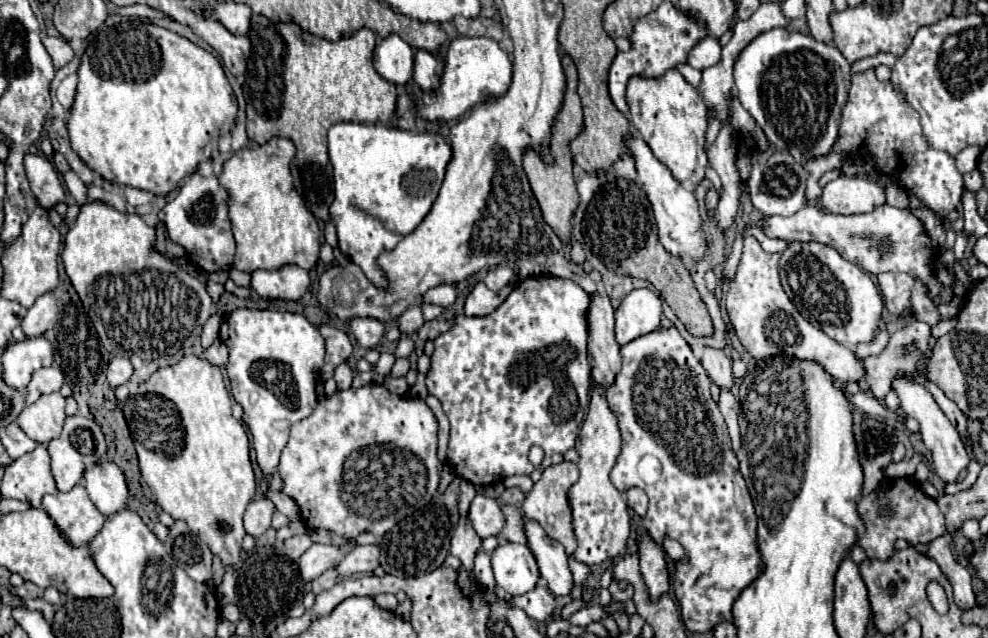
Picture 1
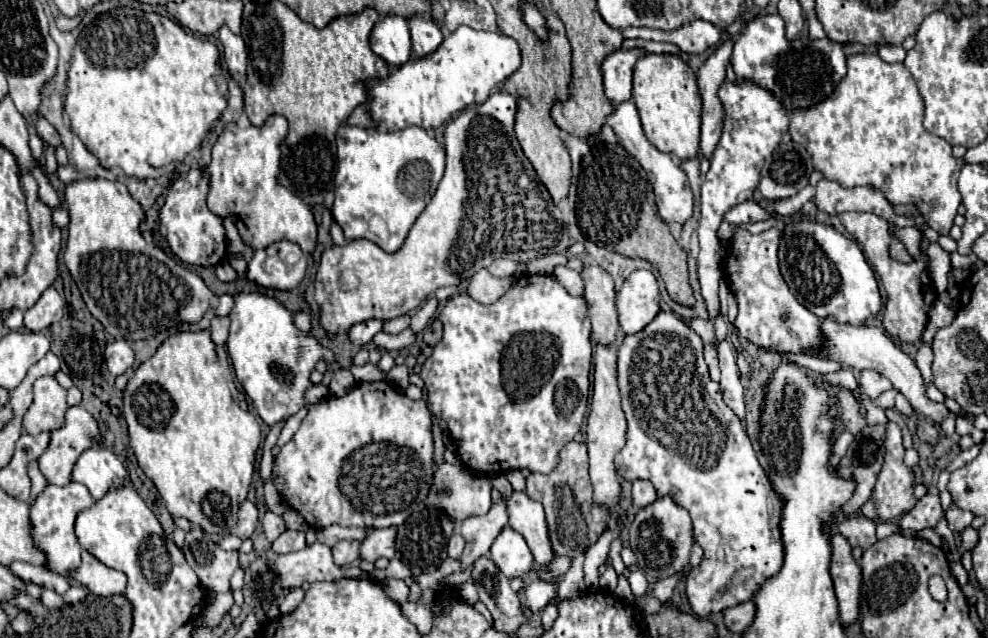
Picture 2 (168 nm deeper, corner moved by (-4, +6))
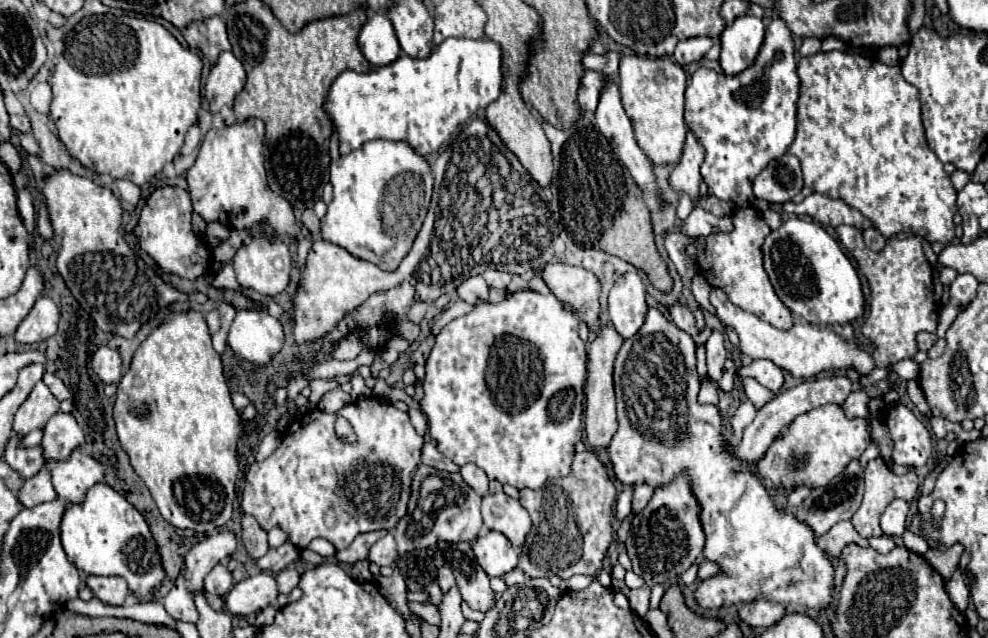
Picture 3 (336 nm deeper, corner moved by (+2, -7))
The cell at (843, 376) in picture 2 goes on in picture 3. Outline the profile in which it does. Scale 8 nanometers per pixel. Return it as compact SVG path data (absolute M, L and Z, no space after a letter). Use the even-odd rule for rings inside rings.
M826 375L826 377L816 377L812 381L802 381L792 389L786 389L782 393L778 393L772 401L768 401L762 409L756 411L754 421L744 429L742 433L742 443L736 449L736 457L744 463L750 465L752 461L764 457L764 453L768 451L768 447L772 445L772 441L780 435L782 427L790 425L798 415L812 411L814 407L826 405L826 403L836 403L842 405L846 401L846 397L852 393L852 383L848 377L844 375Z

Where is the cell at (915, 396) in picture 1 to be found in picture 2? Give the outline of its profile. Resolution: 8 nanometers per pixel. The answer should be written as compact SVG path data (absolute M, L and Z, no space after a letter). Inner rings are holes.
M824 318L820 324L820 332L822 332L822 346L814 352L814 356L818 358L826 358L826 360L836 360L842 366L850 366L856 370L876 370L882 376L886 376L892 386L902 392L908 402L912 404L912 408L916 412L920 412L922 416L930 418L936 424L942 424L942 418L946 414L946 406L932 402L926 396L924 390L924 380L920 376L920 370L916 368L914 360L904 354L900 350L900 346L894 344L894 340L888 336L888 332L880 326L850 326L846 322L830 322L830 318Z

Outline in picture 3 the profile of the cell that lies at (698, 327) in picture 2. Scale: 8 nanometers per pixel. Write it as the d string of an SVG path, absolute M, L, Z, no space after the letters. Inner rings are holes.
M674 305L670 309L670 315L672 315L672 321L676 323L676 327L680 327L682 331L686 331L690 337L698 337L700 331L696 329L694 315L692 315L692 311L686 305Z

